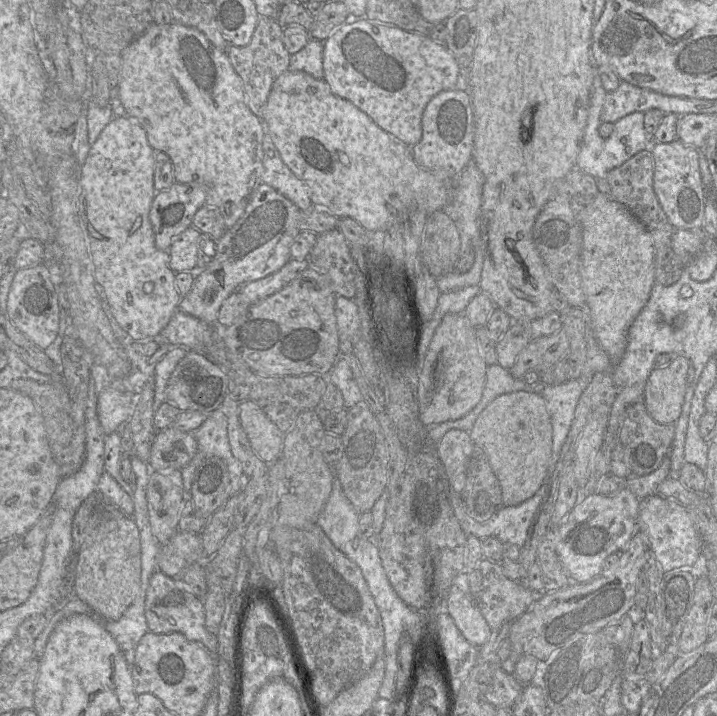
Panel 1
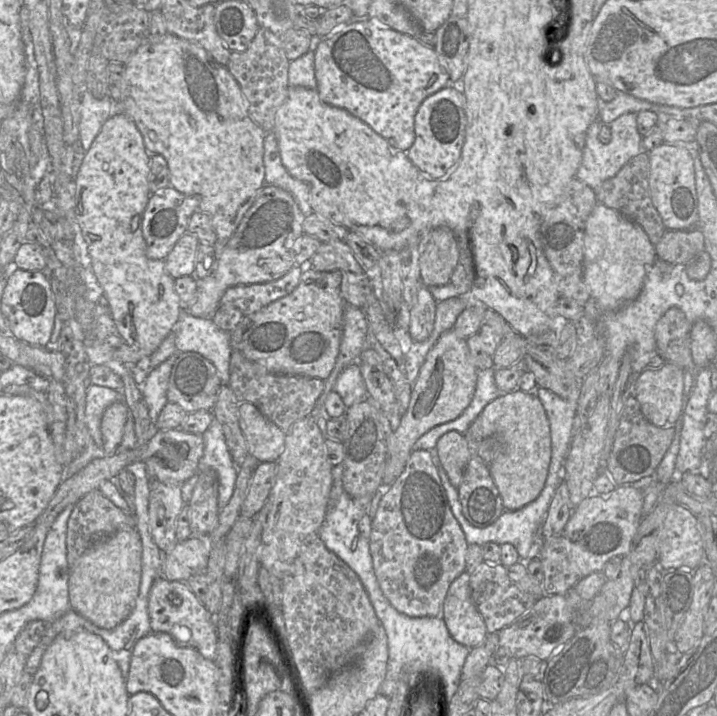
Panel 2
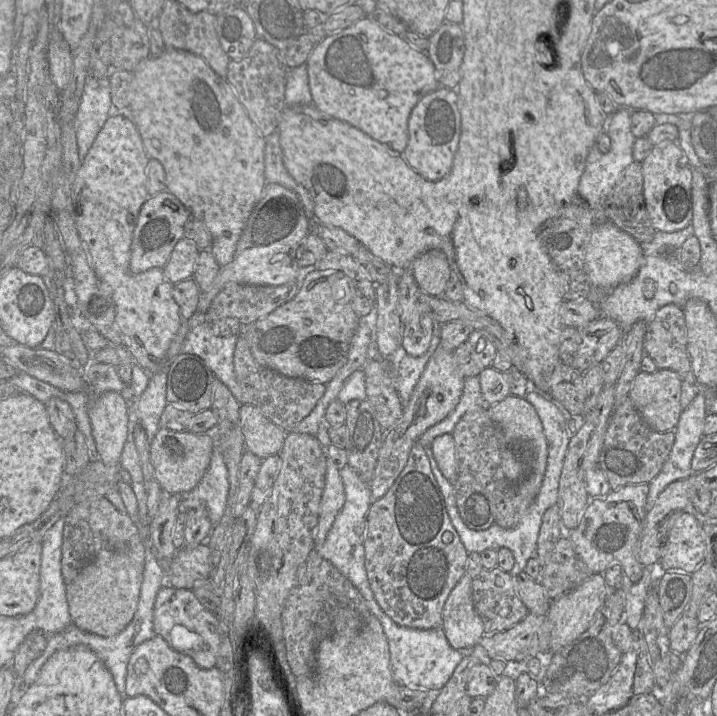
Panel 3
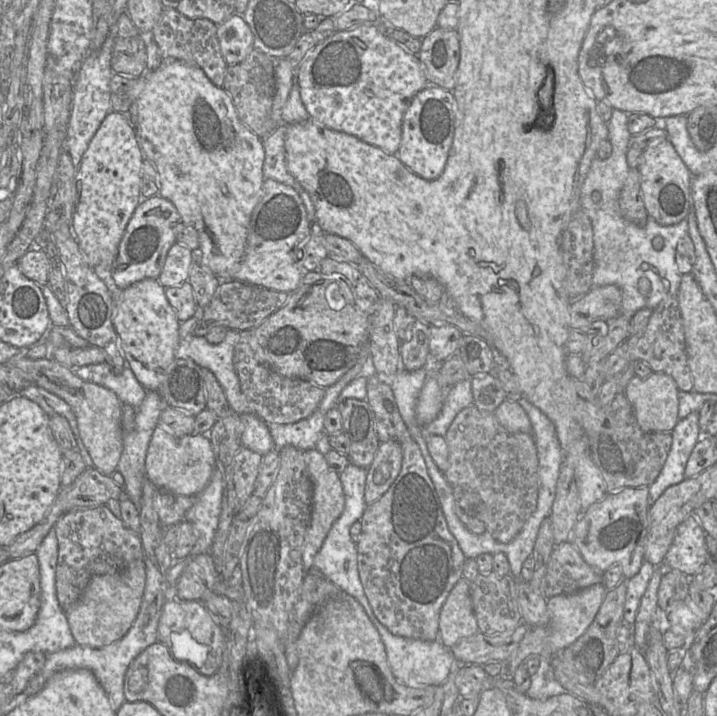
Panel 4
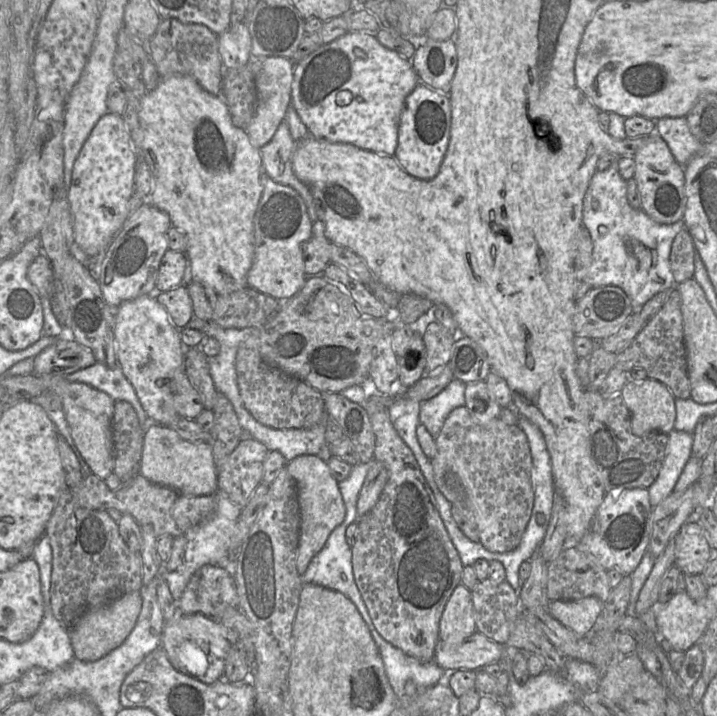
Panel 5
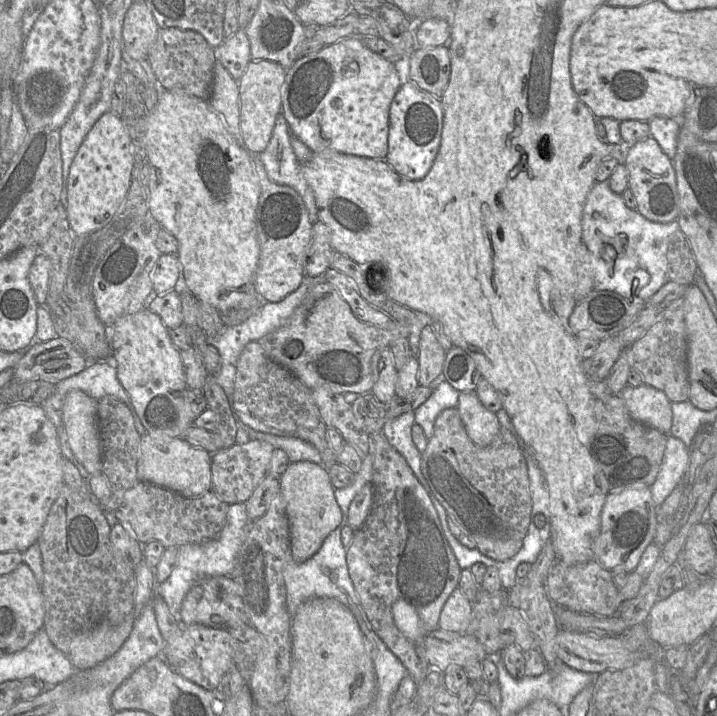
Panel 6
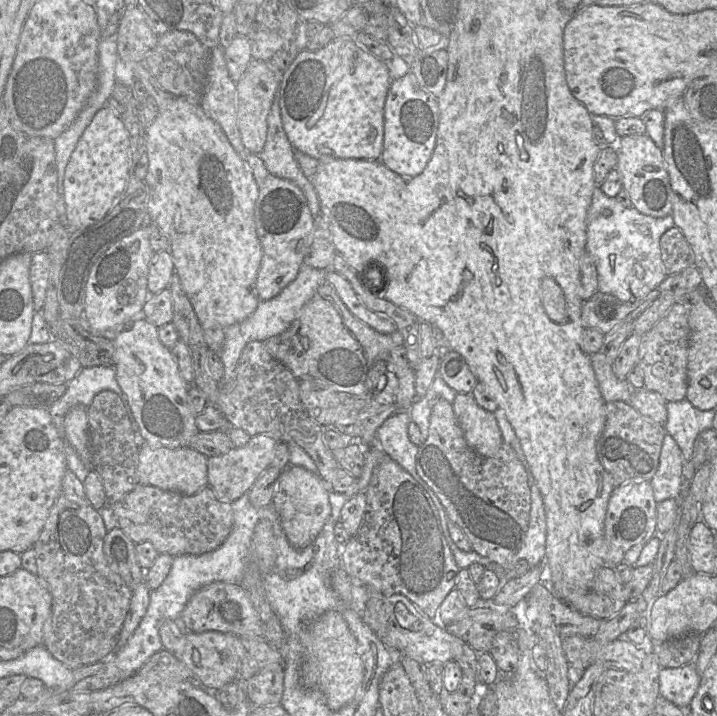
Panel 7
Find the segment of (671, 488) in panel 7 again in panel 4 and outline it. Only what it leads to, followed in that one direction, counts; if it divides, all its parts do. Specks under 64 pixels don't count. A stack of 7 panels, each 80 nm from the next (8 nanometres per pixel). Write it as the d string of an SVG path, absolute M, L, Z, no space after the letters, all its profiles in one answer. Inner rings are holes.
M691 412L678 420L671 431L672 445L666 461L656 480L649 485L649 506L653 505L668 487L685 479L685 467L699 440L699 433L699 412Z

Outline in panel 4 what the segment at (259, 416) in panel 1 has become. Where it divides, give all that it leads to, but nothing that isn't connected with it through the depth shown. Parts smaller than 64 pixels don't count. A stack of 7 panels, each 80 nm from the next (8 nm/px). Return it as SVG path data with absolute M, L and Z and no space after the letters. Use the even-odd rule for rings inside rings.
M256 413L240 415L243 423L242 445L261 455L275 448L268 424Z

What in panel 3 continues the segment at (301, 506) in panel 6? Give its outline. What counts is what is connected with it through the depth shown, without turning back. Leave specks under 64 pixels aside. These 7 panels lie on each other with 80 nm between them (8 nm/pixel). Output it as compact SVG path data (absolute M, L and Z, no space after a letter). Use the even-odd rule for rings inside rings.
M327 459L325 486L321 498L318 524L314 529L314 549L320 548L334 520L345 503L345 489L337 469Z

